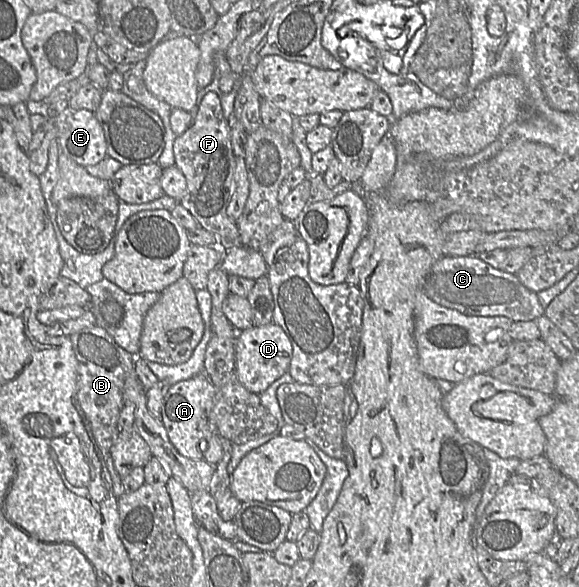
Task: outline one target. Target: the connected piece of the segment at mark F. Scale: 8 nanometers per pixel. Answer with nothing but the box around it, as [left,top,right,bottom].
[173,89,240,248]

